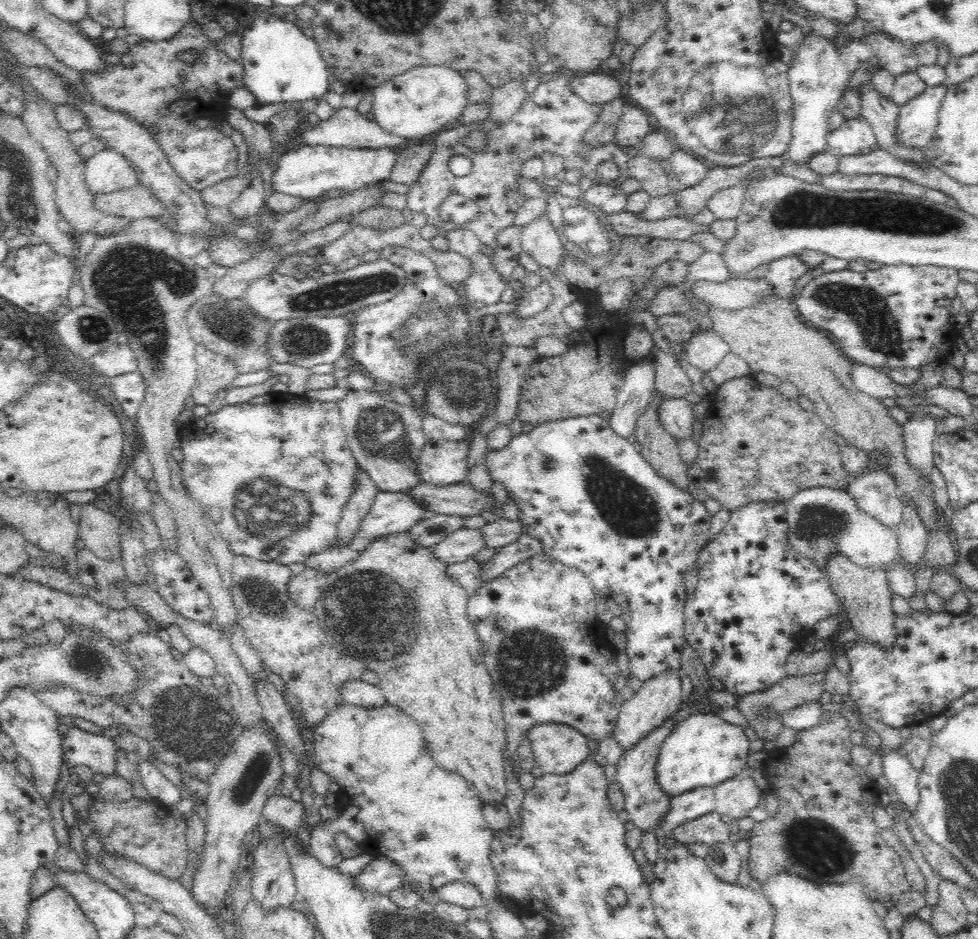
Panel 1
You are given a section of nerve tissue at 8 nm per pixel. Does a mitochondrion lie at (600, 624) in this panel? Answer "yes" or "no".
no

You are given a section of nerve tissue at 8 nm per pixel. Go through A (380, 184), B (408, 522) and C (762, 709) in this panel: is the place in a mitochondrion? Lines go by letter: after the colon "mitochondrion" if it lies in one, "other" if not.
A: other
B: other
C: mitochondrion

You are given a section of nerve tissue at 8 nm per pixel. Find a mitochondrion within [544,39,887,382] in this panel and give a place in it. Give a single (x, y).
(733, 121)

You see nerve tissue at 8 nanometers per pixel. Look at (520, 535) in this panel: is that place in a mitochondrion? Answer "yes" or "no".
no

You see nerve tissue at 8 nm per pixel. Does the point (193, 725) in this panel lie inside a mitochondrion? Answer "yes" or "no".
yes

